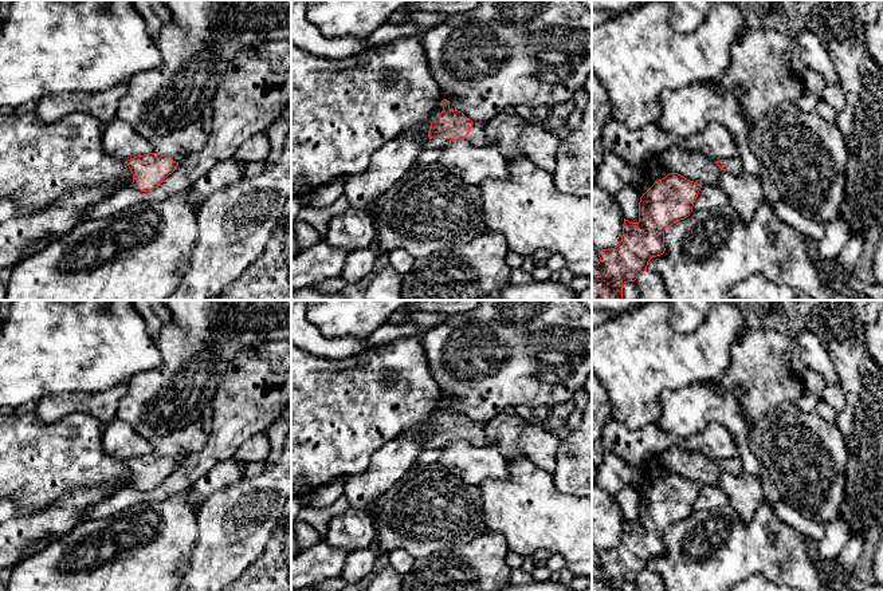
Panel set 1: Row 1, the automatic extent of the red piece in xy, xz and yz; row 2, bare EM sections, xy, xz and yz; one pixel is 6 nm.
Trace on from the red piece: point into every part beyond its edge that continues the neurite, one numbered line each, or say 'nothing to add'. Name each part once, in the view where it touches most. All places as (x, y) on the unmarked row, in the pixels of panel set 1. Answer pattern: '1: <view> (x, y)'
1: xy (191, 438)

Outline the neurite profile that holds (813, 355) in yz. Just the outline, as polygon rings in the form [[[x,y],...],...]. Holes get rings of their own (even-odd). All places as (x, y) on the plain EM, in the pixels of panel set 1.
[[[804,328],[797,332],[794,338],[805,367],[817,371],[827,385],[832,385],[840,390],[840,382],[835,373],[833,363],[817,336]]]

